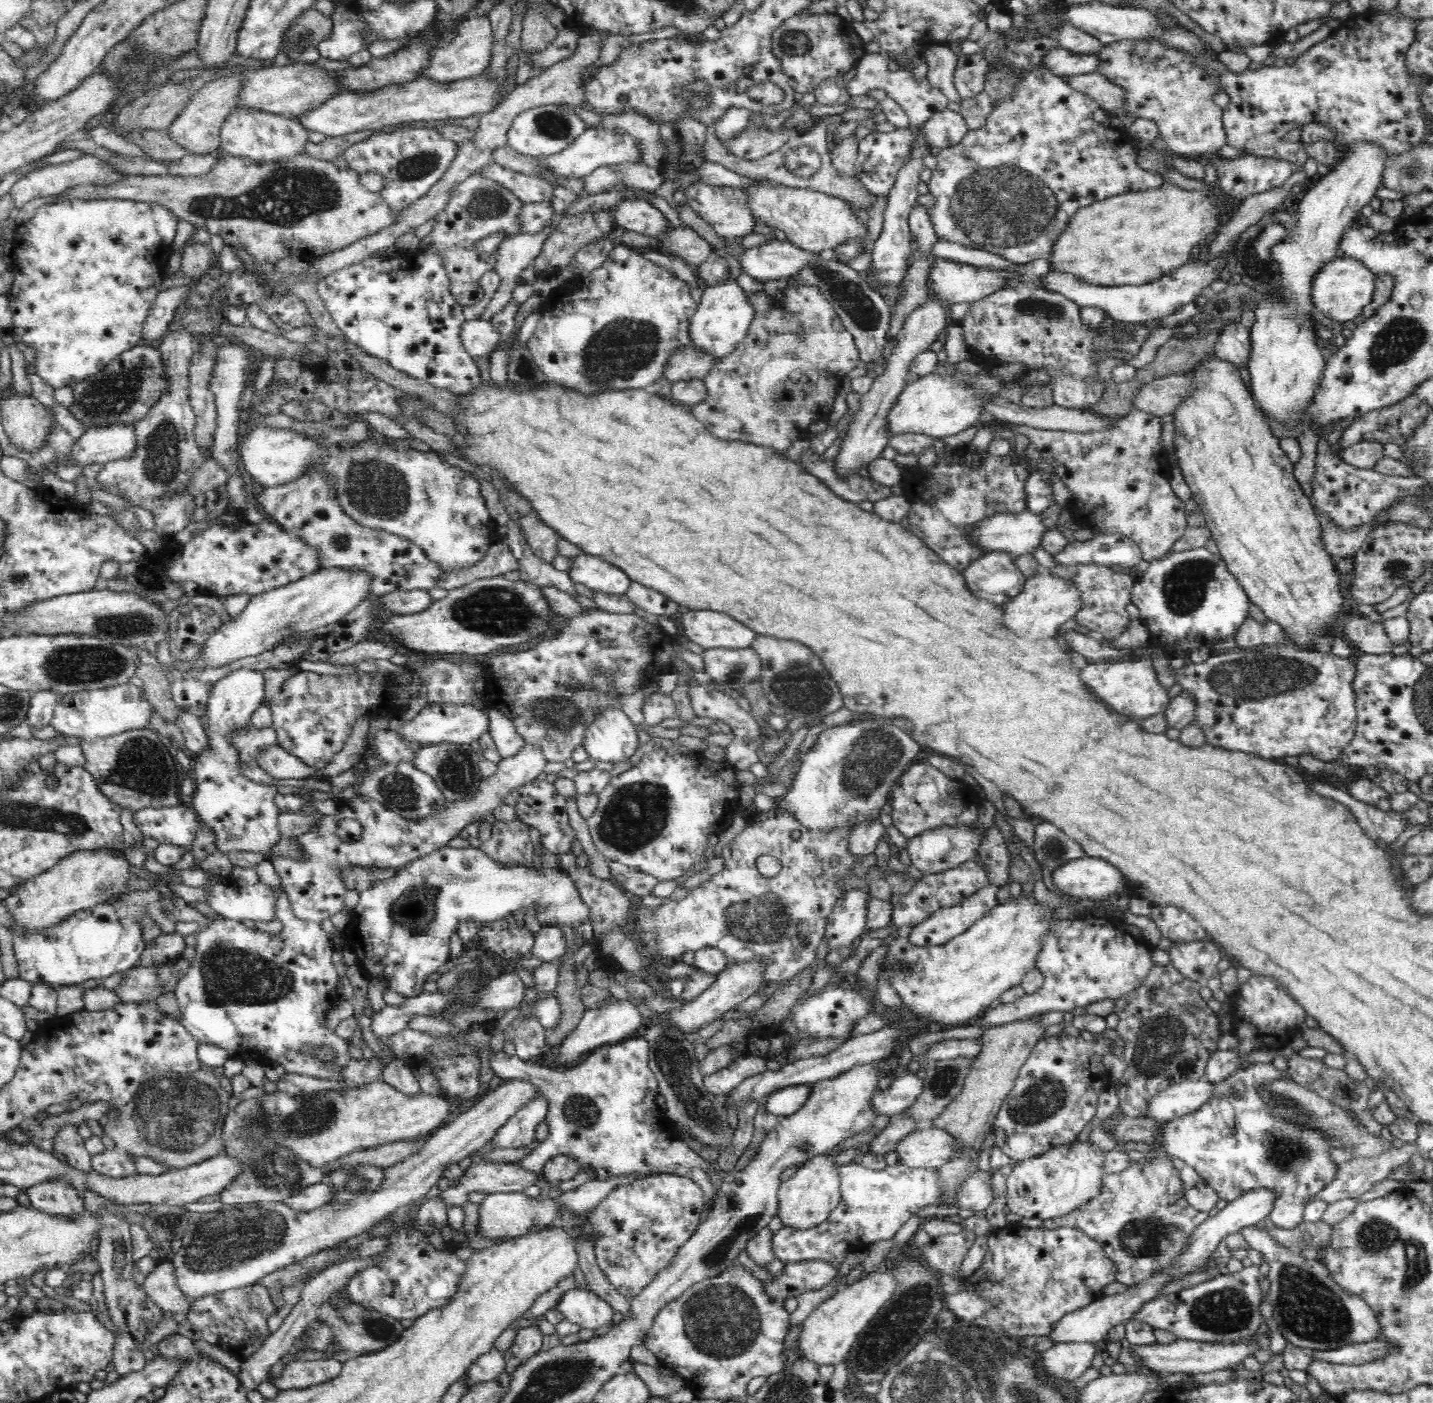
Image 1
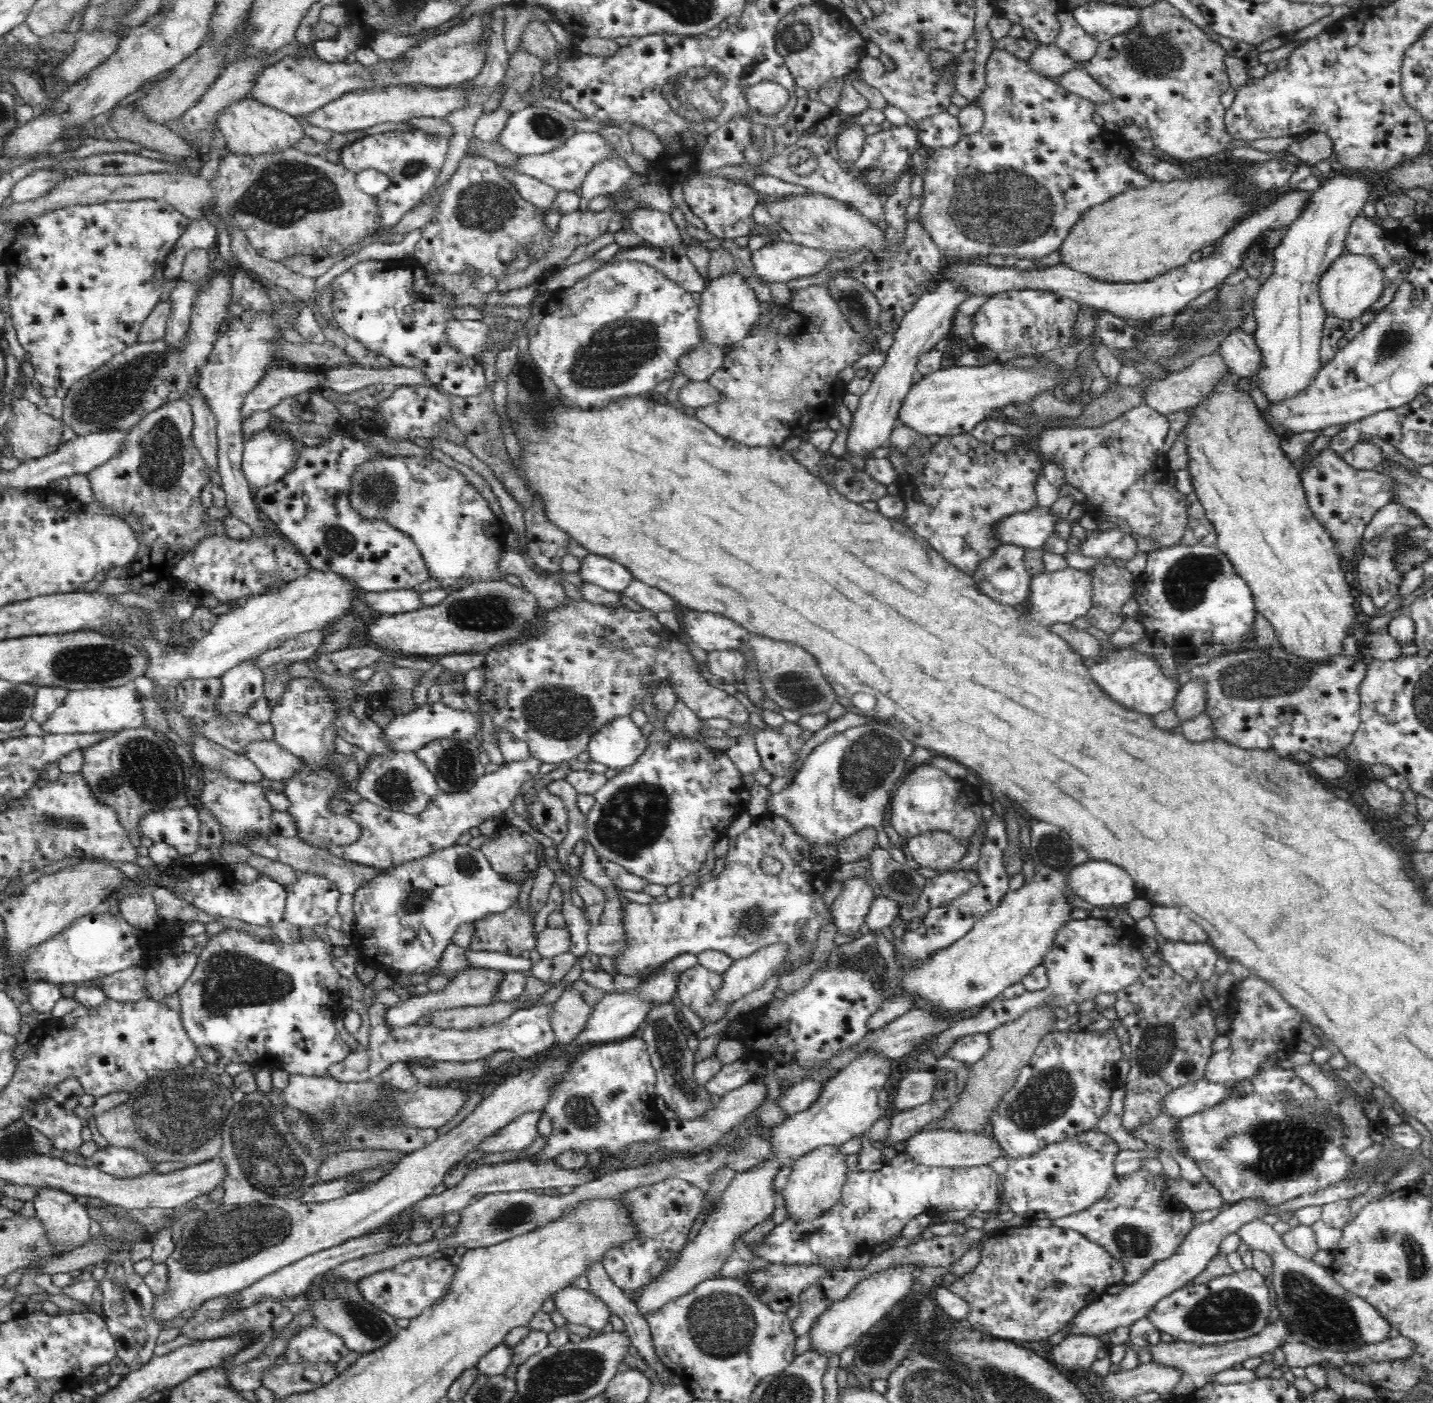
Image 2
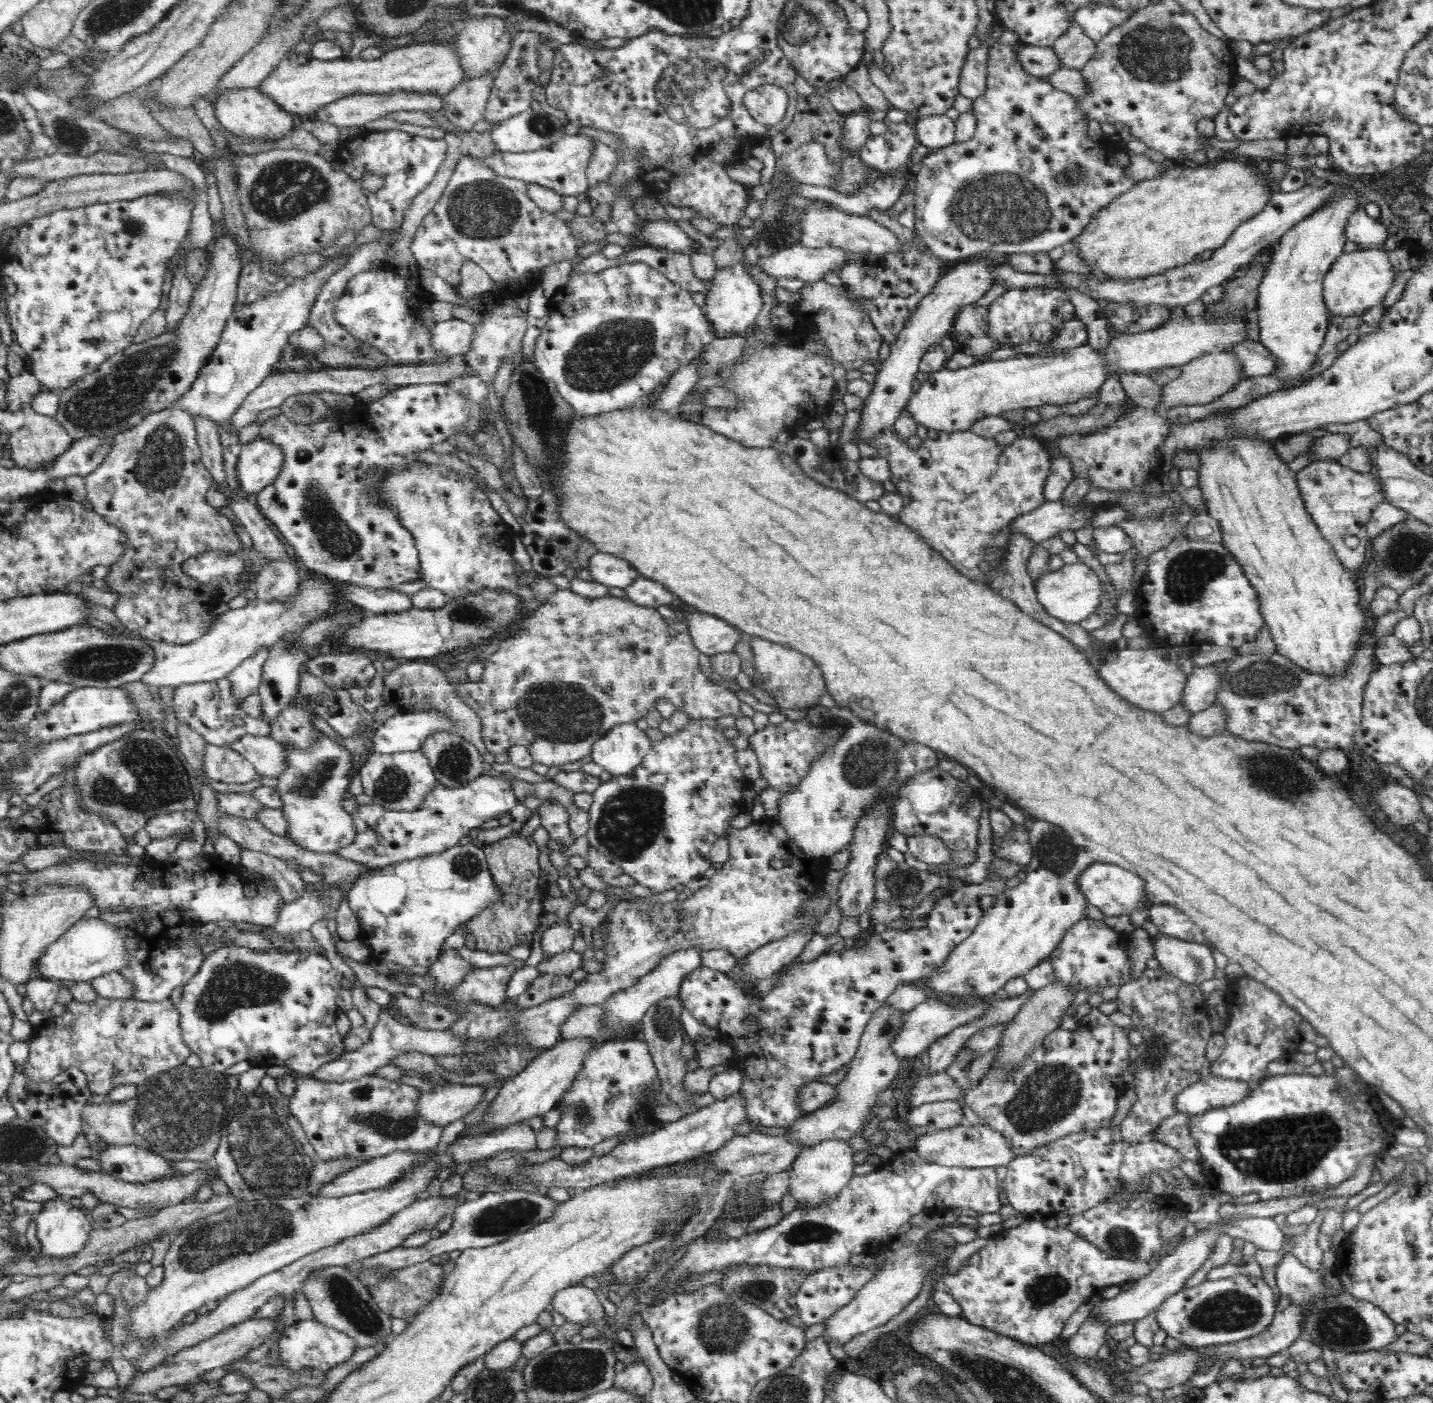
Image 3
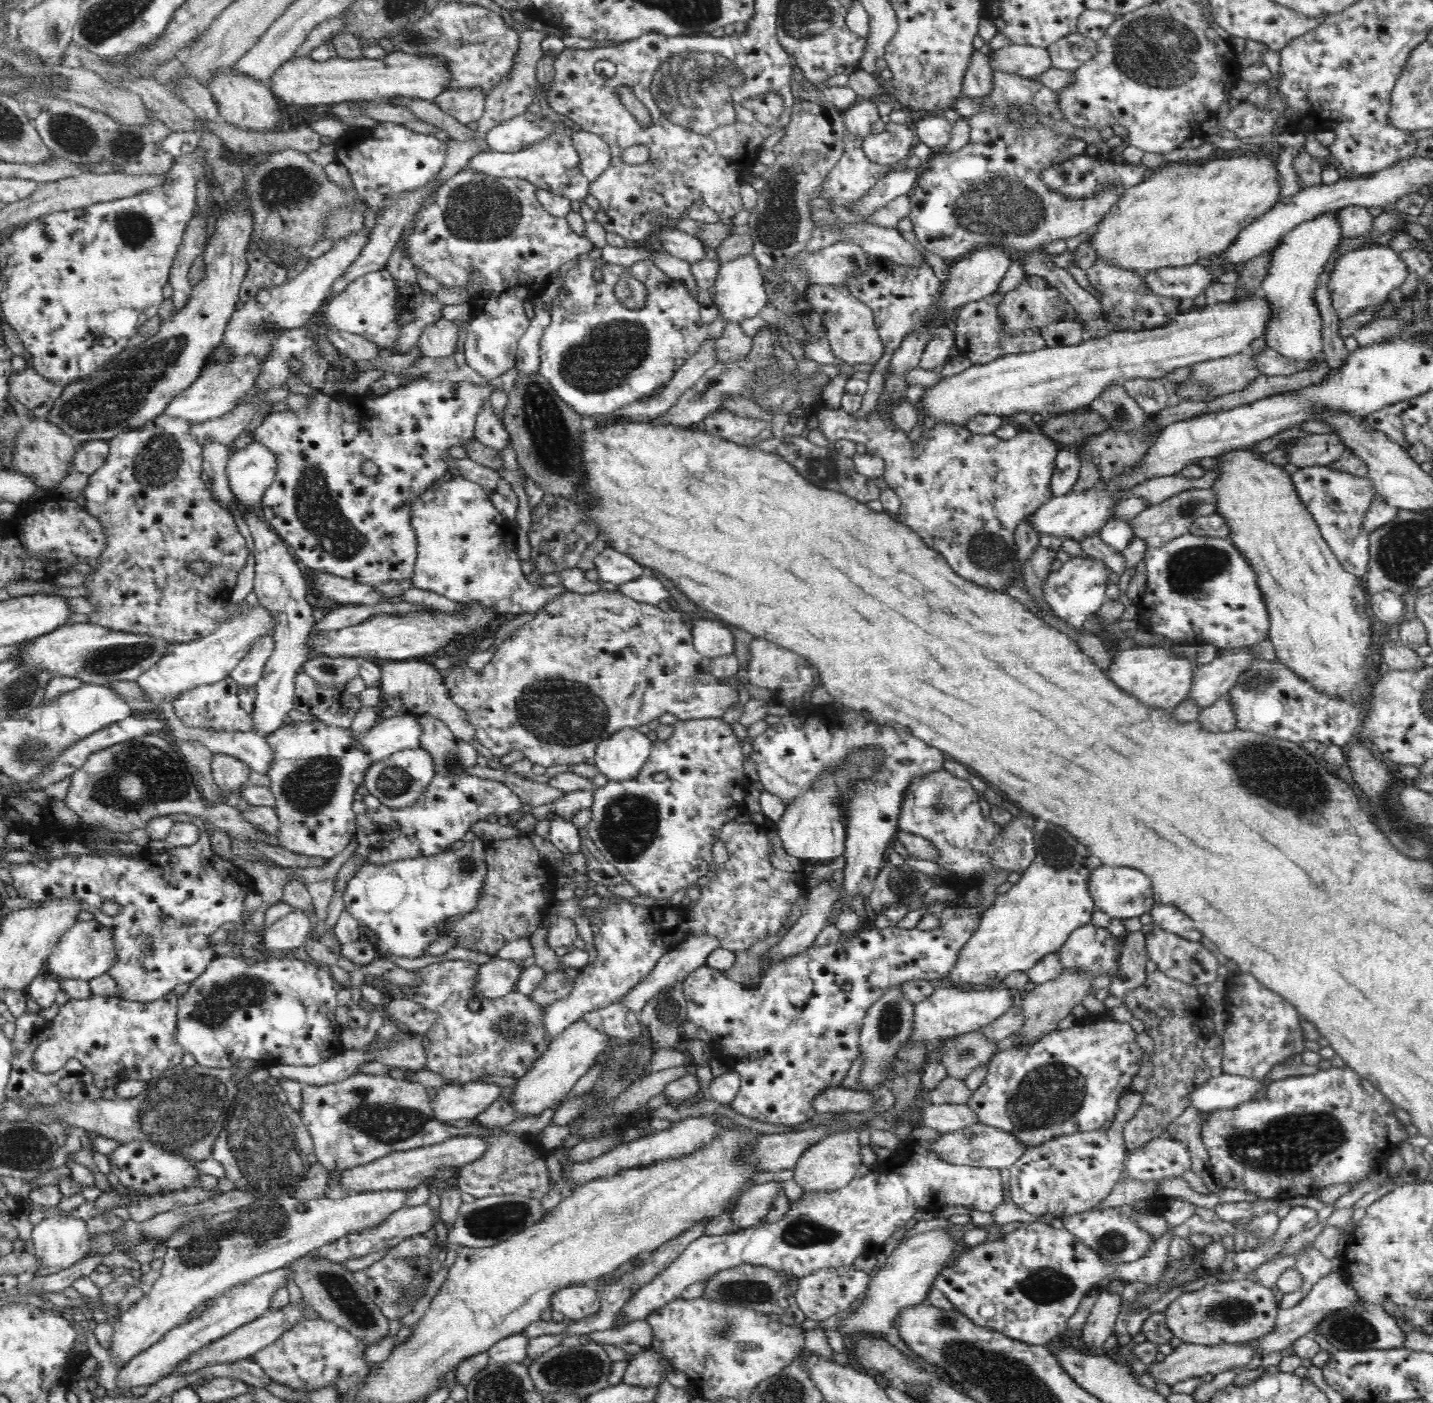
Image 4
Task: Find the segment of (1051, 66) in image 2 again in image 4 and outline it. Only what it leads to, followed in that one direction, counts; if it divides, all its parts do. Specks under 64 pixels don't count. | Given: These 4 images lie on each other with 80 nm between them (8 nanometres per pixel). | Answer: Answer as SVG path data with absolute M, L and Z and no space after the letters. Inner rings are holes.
M1010 44L996 49L987 58L992 71L1026 79L1035 79L1052 66L1046 49L1030 45Z

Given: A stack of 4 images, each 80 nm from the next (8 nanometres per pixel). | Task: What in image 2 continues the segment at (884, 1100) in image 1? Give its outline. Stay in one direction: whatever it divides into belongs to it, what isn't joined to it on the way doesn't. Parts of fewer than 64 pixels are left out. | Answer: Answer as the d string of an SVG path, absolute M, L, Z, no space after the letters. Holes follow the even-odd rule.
M931 1069L904 1071L891 1101L892 1110L905 1111L929 1103L938 1090L944 1088L944 1079L936 1077Z

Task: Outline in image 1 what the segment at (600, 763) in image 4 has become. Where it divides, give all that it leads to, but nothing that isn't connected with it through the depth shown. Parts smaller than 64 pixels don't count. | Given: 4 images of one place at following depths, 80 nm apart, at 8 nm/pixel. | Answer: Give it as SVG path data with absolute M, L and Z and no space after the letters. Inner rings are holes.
M621 710L600 712L586 734L584 746L592 760L622 764L628 762L640 746L638 730Z

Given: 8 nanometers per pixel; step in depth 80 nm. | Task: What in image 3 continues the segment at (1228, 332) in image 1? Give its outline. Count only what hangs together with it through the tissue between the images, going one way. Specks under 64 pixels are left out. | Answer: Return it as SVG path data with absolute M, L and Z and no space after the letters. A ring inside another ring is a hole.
M1250 338L1235 348L1232 353L1240 357L1244 363L1244 371L1248 376L1274 375L1278 370L1278 357L1268 347Z

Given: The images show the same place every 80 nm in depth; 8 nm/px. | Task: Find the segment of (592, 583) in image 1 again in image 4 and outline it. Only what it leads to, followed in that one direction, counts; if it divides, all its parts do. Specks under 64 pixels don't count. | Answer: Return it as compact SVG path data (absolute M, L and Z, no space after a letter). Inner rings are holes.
M605 549L596 559L594 564L600 580L612 582L616 585L627 583L642 577L650 570L644 570L632 556L616 549Z

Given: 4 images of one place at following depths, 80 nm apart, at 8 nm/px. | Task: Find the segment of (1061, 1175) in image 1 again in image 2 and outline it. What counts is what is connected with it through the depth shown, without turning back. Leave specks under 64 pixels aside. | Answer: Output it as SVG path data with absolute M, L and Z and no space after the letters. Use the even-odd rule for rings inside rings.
M1098 1129L1087 1130L1048 1144L1042 1150L1026 1158L1009 1157L1006 1178L1000 1184L1000 1191L1003 1194L1002 1200L1009 1204L1012 1212L1026 1220L1047 1218L1053 1221L1056 1218L1082 1212L1108 1194L1112 1180L1118 1177L1116 1158L1118 1158L1120 1150L1120 1146L1116 1144L1114 1138L1110 1138L1108 1134L1104 1134Z

